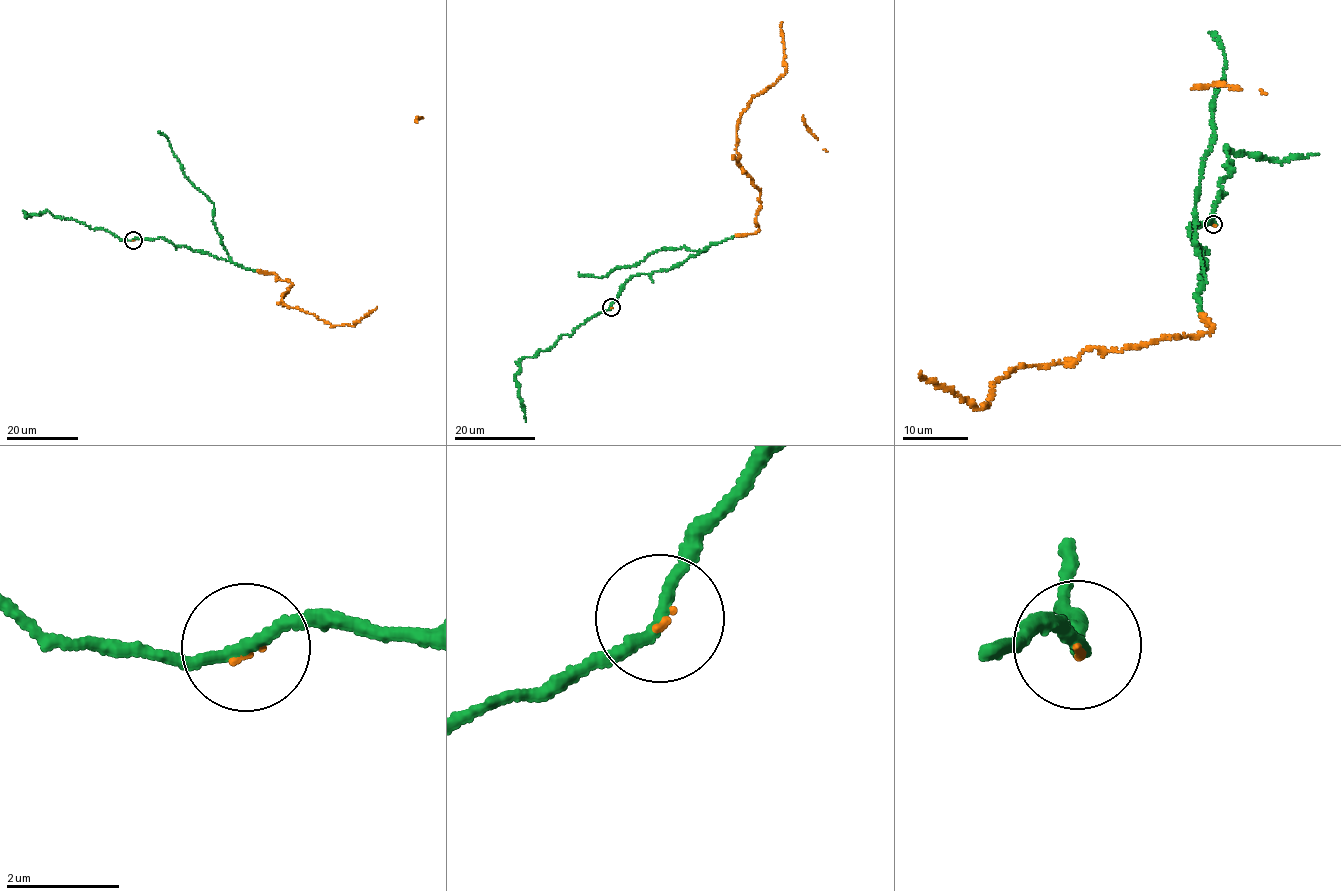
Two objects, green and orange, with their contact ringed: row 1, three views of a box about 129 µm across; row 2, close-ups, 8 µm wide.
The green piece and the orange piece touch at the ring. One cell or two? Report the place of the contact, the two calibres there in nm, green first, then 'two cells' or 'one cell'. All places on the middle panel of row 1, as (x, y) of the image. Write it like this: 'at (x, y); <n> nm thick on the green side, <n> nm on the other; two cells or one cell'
at (611, 307); 200 nm thick on the green side, 60 nm on the other; one cell

